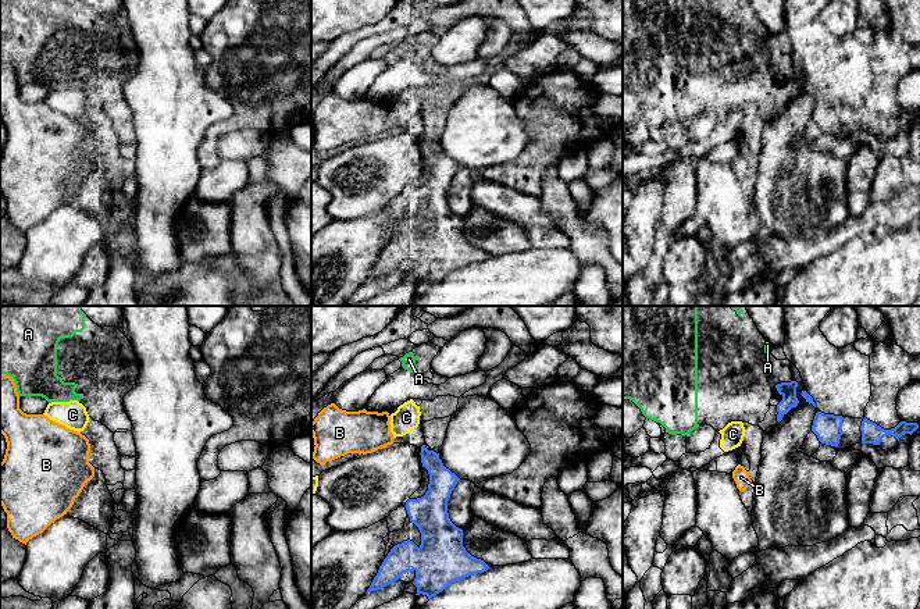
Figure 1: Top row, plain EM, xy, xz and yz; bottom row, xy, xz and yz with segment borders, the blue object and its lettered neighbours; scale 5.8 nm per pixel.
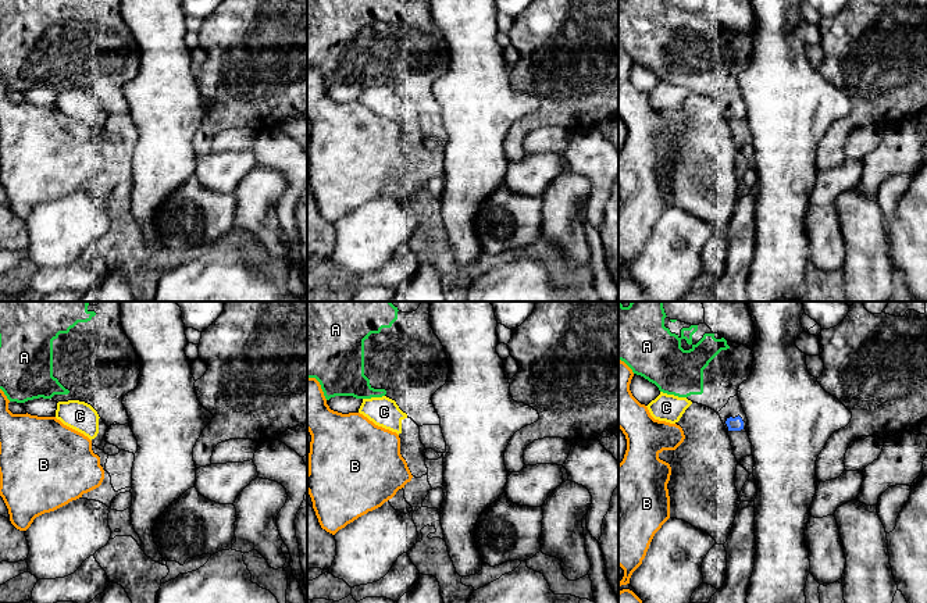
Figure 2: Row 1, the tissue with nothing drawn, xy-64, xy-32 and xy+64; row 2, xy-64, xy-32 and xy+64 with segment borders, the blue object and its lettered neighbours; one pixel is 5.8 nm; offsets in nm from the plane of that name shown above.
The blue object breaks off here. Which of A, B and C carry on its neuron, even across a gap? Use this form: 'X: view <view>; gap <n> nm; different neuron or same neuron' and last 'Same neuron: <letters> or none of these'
A: view yz; gap 180 nm; same neuron
B: view xz; gap 170 nm; different neuron
C: view xz; gap 110 nm; different neuron
Same neuron: A

